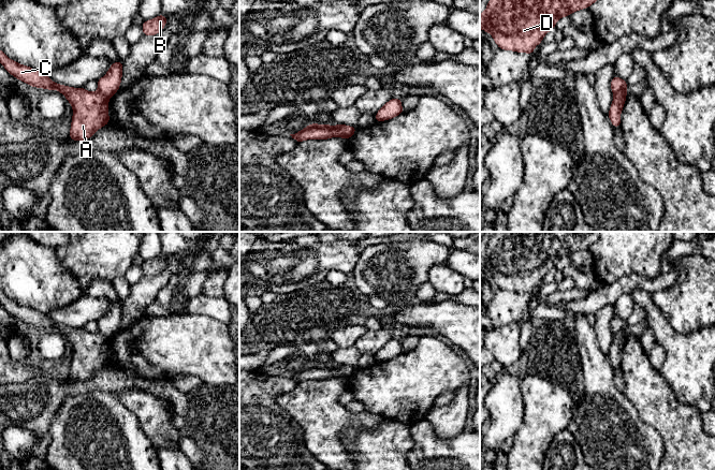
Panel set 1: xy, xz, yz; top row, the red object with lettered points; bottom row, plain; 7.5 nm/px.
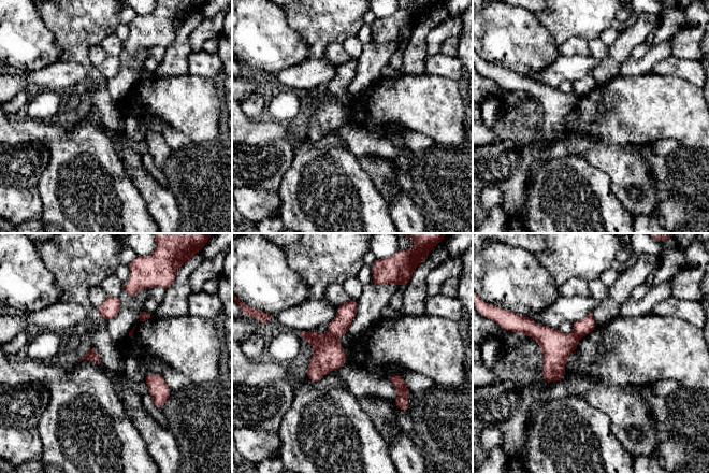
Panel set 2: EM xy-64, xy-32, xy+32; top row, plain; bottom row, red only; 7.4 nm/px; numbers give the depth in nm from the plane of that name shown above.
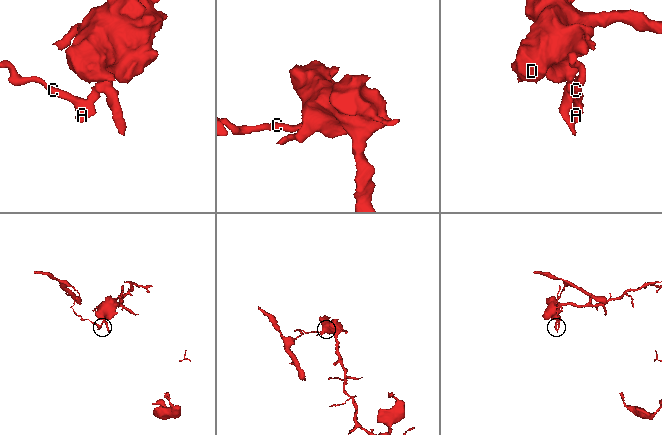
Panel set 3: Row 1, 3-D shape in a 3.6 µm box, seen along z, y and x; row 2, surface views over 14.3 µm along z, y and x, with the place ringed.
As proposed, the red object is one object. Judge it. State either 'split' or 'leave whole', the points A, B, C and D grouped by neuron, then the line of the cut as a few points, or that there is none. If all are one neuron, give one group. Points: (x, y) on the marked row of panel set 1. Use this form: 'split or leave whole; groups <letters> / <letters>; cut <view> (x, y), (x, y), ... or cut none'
split; groups A C / B D; cut xz (337, 126), (343, 136)

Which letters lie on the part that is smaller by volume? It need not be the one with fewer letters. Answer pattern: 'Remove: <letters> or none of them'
Remove: A, C

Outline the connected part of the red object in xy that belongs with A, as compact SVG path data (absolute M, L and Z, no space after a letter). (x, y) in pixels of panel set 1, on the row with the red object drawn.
M0 49L0 62L18 80L35 88L58 90L71 103L73 116L70 141L86 141L100 128L108 124L108 99L101 92L90 92L83 88L55 84L47 74L10 59Z

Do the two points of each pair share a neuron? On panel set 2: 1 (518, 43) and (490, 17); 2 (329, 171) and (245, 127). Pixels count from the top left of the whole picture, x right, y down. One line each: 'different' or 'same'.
1: same
2: same

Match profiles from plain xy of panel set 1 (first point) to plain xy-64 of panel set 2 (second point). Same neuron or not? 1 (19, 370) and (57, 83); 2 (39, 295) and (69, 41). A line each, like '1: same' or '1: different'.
1: different
2: different

